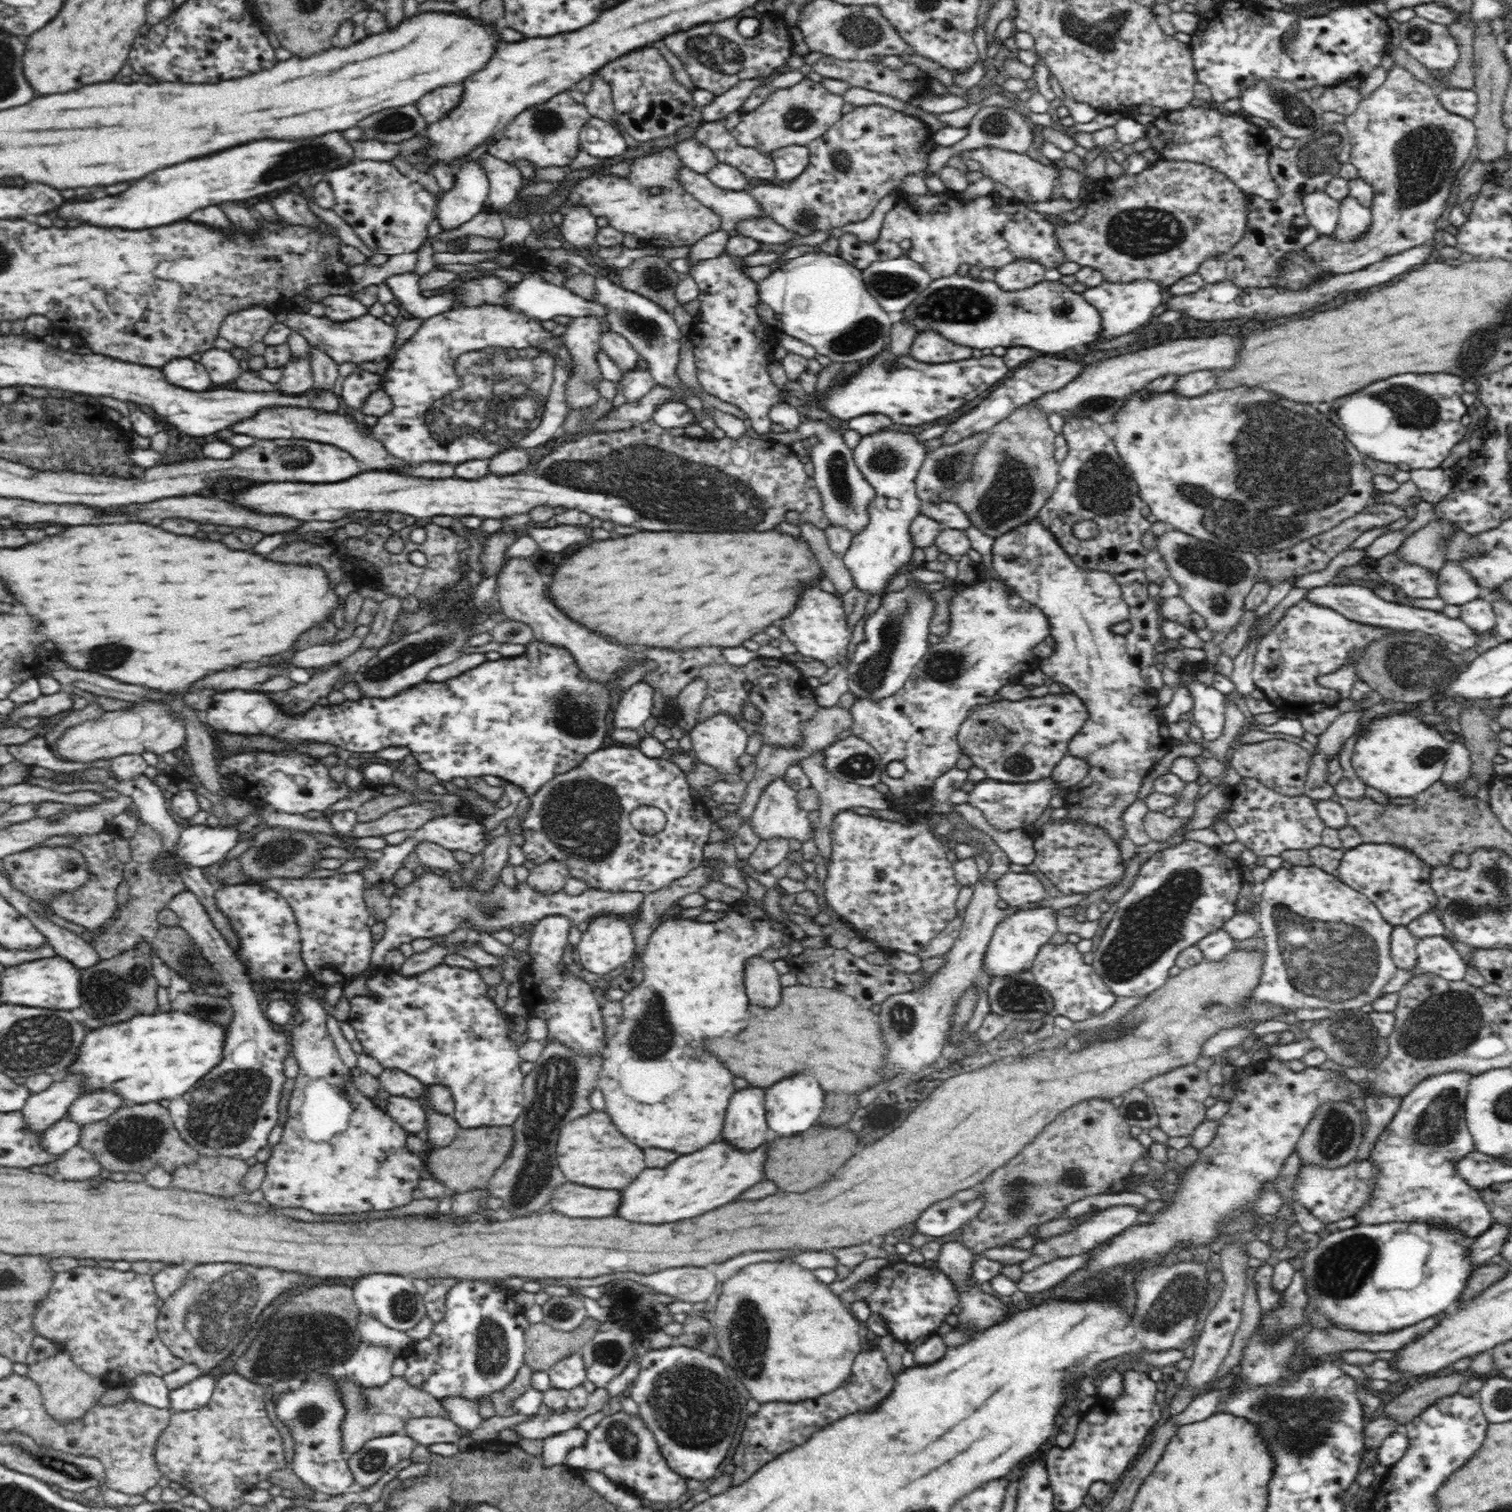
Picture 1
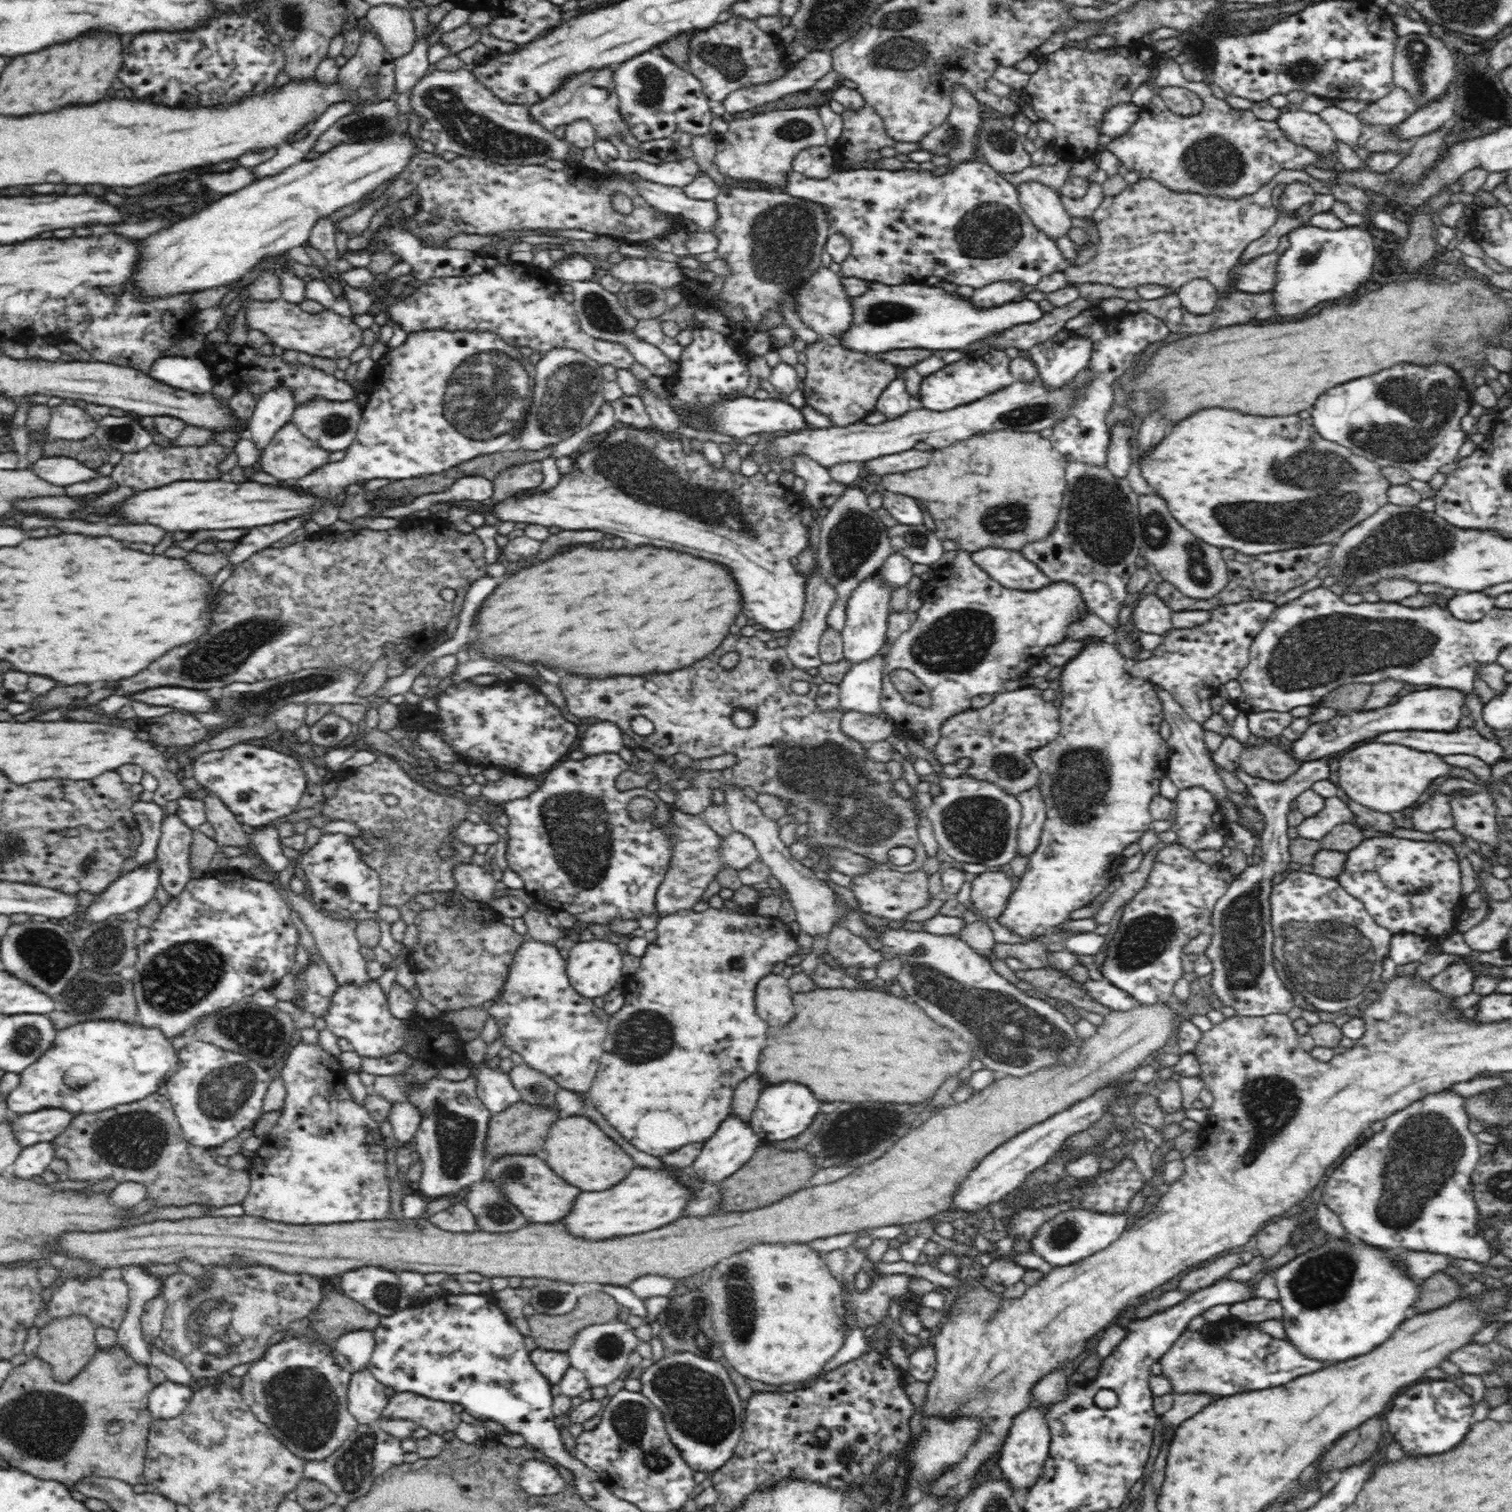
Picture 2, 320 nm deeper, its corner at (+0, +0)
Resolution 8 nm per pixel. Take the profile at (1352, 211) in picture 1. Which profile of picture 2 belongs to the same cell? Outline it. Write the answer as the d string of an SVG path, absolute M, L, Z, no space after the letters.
M1359 224L1338 230L1304 225L1288 234L1289 248L1278 256L1275 286L1272 287L1272 316L1298 316L1324 300L1354 298L1373 276L1374 242Z

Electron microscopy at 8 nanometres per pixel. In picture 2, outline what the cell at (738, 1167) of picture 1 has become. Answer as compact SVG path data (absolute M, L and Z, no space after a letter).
M634 1168L626 1180L606 1192L582 1192L582 1198L578 1198L578 1210L562 1222L570 1222L570 1226L574 1226L574 1234L586 1234L586 1238L594 1240L630 1236L674 1222L680 1218L690 1198L690 1190L678 1184L672 1173Z

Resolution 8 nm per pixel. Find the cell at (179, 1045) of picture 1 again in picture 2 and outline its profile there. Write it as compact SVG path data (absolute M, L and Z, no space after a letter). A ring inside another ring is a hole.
M88 1020L70 1026L69 1028L64 1028L64 1030L58 1030L57 1036L58 1038L54 1040L51 1048L45 1054L42 1054L42 1057L38 1058L38 1061L34 1062L34 1065L26 1066L26 1069L18 1074L20 1075L20 1084L7 1096L9 1113L24 1114L52 1107L66 1110L66 1112L70 1112L76 1116L79 1114L102 1112L114 1108L116 1105L142 1101L144 1098L149 1097L150 1094L155 1094L158 1088L160 1088L162 1084L165 1084L166 1080L178 1070L178 1062L180 1062L178 1056L174 1054L172 1046L170 1046L170 1042L168 1042L168 1040L160 1034L160 1030L156 1030L156 1028L140 1028L140 1026L138 1026L138 1028L132 1028L132 1024L118 1022L118 1020L116 1020L116 1022L112 1022L112 1020L92 1020L92 1022L90 1022L90 1020ZM66 1078L70 1078L70 1080L84 1080L86 1084L74 1084L74 1086L72 1086L72 1084L66 1084Z

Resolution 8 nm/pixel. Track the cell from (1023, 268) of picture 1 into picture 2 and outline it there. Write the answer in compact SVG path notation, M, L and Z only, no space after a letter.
M994 282L994 284L975 289L969 300L970 303L974 300L974 304L980 304L982 309L989 309L1002 303L1009 303L1027 289L1029 287L1022 282Z

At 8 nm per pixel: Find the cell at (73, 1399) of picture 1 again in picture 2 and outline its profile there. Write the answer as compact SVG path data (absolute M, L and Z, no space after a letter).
M70 1314L70 1317L52 1318L39 1329L40 1344L37 1348L37 1356L45 1360L53 1370L53 1377L59 1383L68 1382L77 1376L83 1367L94 1357L97 1350L94 1337L93 1322L83 1314Z

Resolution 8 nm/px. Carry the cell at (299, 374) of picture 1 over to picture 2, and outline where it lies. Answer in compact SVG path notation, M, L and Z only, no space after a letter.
M274 389L257 400L256 408L241 436L252 440L258 449L258 458L266 442L269 443L284 424L291 422L296 407L290 389Z

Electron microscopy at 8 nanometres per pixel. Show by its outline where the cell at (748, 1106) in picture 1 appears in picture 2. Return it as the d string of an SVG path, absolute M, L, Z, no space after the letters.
M726 1118L722 1122L722 1126L718 1128L718 1132L706 1140L700 1156L697 1156L692 1164L686 1170L698 1170L698 1174L706 1174L708 1182L720 1182L728 1176L732 1176L736 1170L740 1170L756 1152L756 1148L760 1146L760 1138L754 1134L754 1130L744 1124L738 1118Z

